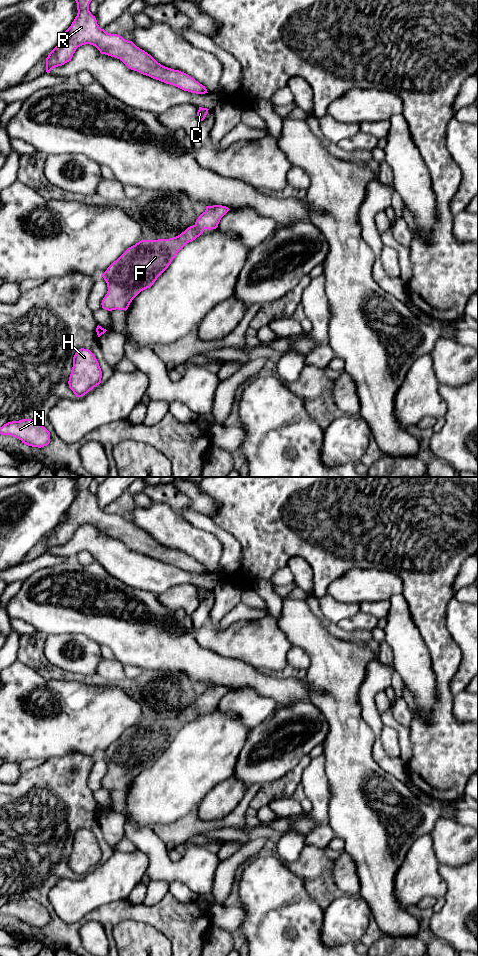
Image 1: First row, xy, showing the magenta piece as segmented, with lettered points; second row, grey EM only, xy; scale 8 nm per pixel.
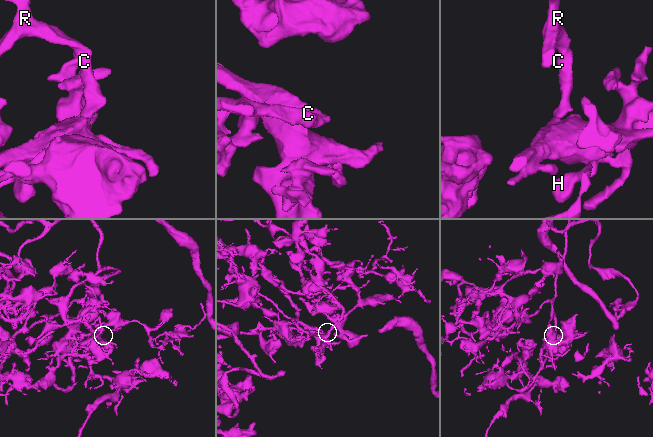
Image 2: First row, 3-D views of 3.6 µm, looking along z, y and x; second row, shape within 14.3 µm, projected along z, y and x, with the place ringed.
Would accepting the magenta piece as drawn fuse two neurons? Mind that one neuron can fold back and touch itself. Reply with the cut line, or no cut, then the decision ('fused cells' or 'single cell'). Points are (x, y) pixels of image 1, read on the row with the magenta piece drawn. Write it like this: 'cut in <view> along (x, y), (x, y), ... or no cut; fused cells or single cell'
no cut; single cell

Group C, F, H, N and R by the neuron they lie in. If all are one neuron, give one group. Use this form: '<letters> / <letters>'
C F H N R

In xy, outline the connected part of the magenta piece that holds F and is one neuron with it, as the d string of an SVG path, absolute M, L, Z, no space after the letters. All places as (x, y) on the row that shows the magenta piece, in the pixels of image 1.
M222 205L206 206L195 224L180 235L169 239L141 240L129 247L101 275L108 287L102 308L126 311L132 300L154 284L187 243L199 237L205 229L216 229L229 210Z

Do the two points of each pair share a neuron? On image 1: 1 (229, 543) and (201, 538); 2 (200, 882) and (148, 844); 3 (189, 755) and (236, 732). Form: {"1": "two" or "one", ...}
{"1": "two", "2": "one", "3": "one"}

